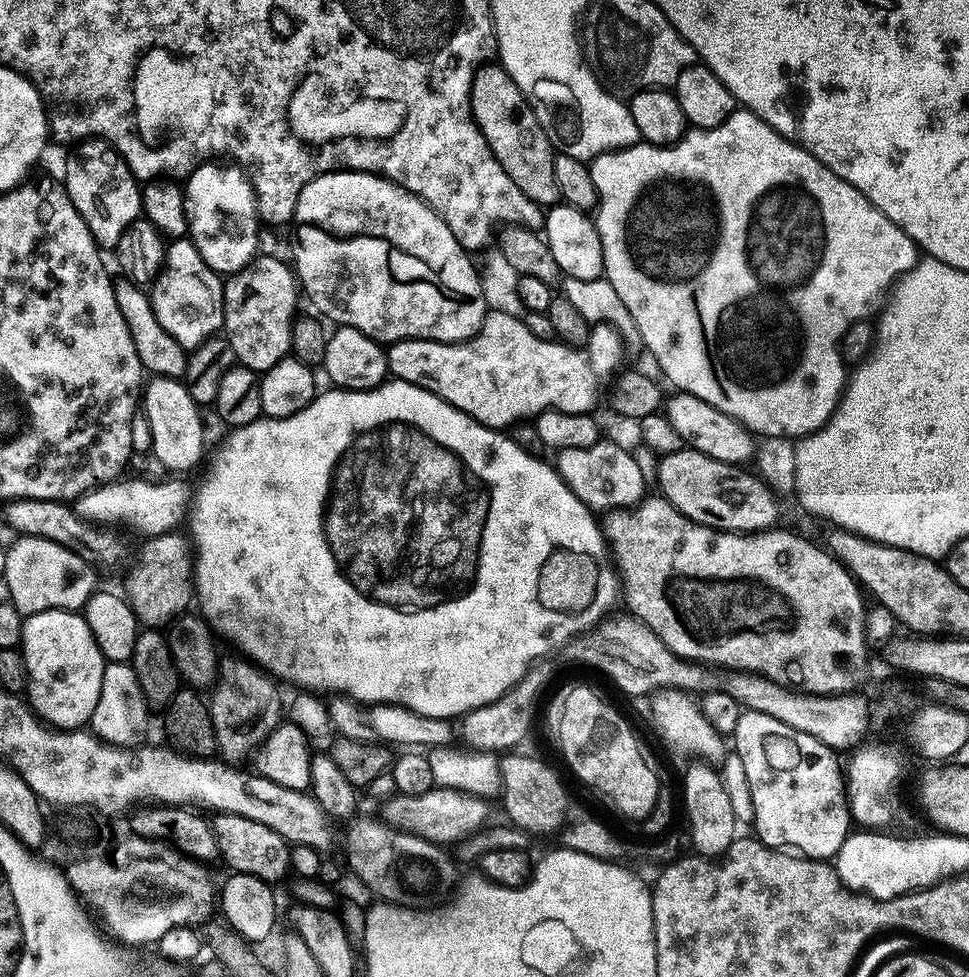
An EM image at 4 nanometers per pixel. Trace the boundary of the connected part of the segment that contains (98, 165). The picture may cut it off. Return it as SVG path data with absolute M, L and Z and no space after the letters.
M89 138L77 143L69 152L72 153L64 164L62 183L68 191L70 202L74 202L78 214L82 214L99 248L115 250L118 238L122 238L122 230L126 230L130 222L141 219L141 185L133 172L128 169L126 161L105 140Z

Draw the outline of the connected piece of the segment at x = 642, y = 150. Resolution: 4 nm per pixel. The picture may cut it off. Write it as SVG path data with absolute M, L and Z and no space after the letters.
M747 110L732 112L730 118L726 118L726 122L722 122L722 126L692 128L685 131L684 139L676 144L661 146L641 142L629 148L619 148L616 152L607 152L601 156L594 157L590 162L590 167L592 169L592 177L594 178L594 186L596 187L596 199L598 201L594 209L594 219L596 221L596 229L598 230L598 238L602 244L602 258L604 259L603 279L608 280L609 284L614 288L615 293L622 300L623 305L630 312L630 316L638 328L638 334L641 335L643 347L656 359L656 364L664 371L665 378L673 384L671 387L682 392L694 394L698 398L702 398L702 402L710 402L710 406L722 410L722 414L730 414L730 418L734 418L738 423L743 424L750 433L760 438L765 436L799 438L801 436L808 436L810 433L816 432L821 428L825 421L832 416L832 411L836 408L836 403L840 400L840 393L843 391L846 383L846 368L844 372L846 361L840 354L840 339L844 337L846 330L853 322L871 317L872 307L874 307L874 312L874 309L881 303L882 297L891 289L892 285L905 272L910 271L916 265L918 249L915 242L901 228L894 226L894 222L890 222L890 218L886 218L886 214L879 212L861 192L854 190L854 186L850 186L850 182L846 182L838 174L834 174L834 170L830 170L825 164L818 162L818 158L814 158L804 148L797 146L793 140L787 140L785 136L778 134L767 122L762 118L758 118L756 113Z

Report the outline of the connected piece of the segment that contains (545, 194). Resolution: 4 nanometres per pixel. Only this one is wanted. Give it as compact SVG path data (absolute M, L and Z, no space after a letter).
M489 62L480 65L480 69L472 79L470 90L470 106L472 117L482 130L494 158L510 174L510 182L526 194L534 203L541 206L551 206L561 203L558 182L554 178L554 162L557 153L548 140L544 127L538 122L528 98L510 78L510 74L499 62Z

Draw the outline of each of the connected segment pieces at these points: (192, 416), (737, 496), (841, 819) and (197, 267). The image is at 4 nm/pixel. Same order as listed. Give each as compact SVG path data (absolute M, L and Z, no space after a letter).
M165 376L149 379L142 388L142 416L148 419L148 432L152 435L152 452L169 468L169 473L184 474L200 460L204 450L204 420L200 417L201 405L190 398L188 388L180 380L171 380Z
M687 446L679 448L674 454L659 457L655 483L660 484L659 495L670 501L682 515L694 523L707 528L716 528L719 532L762 532L773 527L776 520L776 501L769 487L759 475L743 472L743 467L727 464L718 458L710 458L698 450Z
M741 711L741 716L736 720L736 729L733 730L732 736L736 739L736 756L740 759L740 768L744 771L744 780L748 783L748 800L752 803L752 824L756 827L754 832L755 839L761 840L768 848L773 850L795 850L801 856L809 856L811 860L831 861L835 857L836 852L842 846L842 842L850 835L850 813L848 794L846 791L846 772L840 768L840 760L837 749L826 746L822 742L818 742L818 738L814 738L805 732L794 730L790 726L786 726L786 722L778 722L778 718L770 718L770 714L762 714L761 712Z
M176 238L165 247L164 268L150 285L150 299L162 330L185 350L213 339L224 327L224 280L221 273L202 262L202 254L198 254L191 239Z

